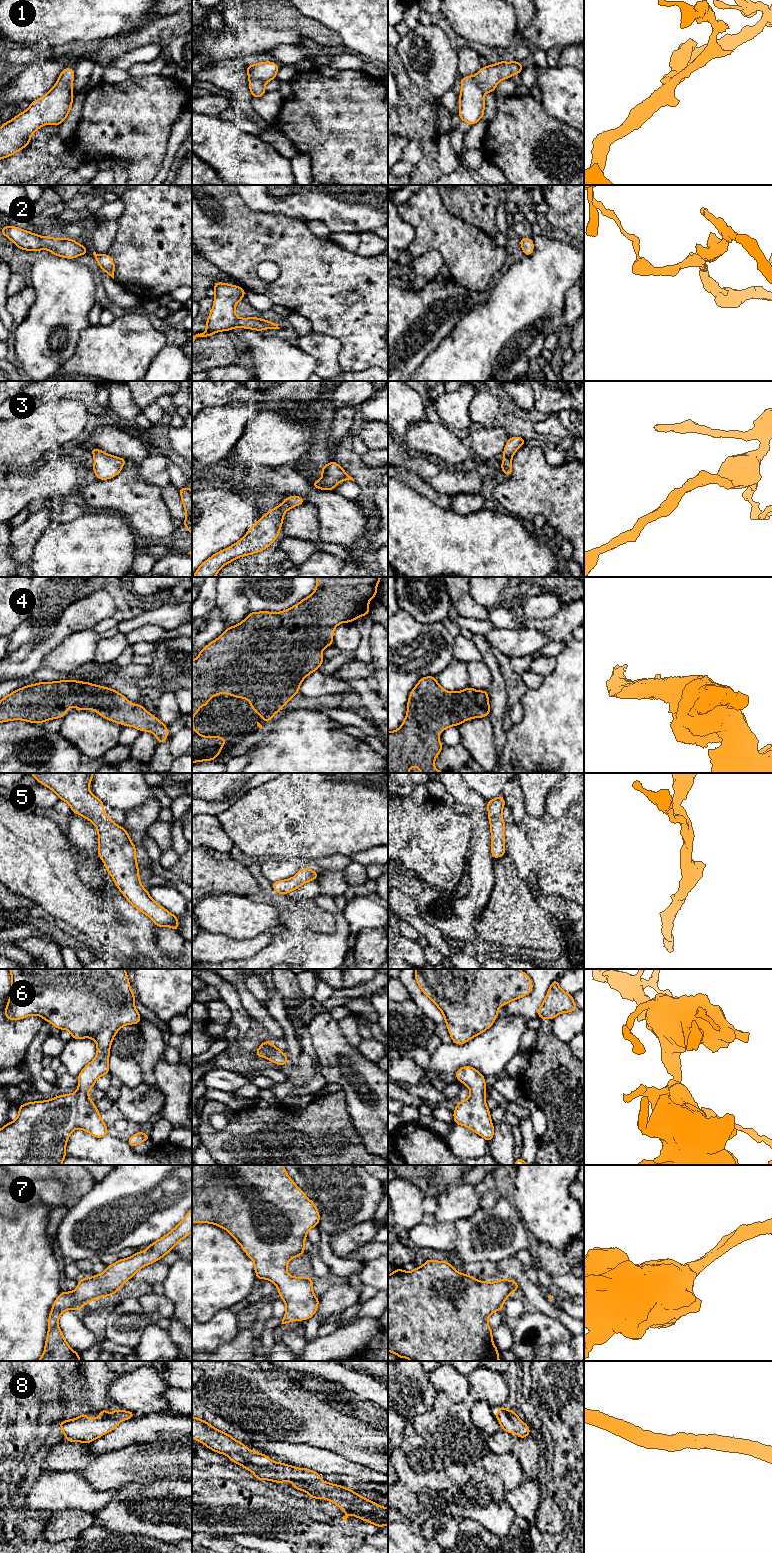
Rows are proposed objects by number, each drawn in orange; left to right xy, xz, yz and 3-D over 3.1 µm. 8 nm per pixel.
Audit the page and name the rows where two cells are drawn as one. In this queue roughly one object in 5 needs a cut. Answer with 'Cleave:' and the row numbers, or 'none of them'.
Cleave: none of them

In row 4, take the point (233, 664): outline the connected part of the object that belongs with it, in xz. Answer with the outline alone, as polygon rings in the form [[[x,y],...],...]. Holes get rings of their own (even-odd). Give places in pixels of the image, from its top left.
[[[317,577],[316,589],[313,593],[301,600],[298,604],[281,612],[250,612],[249,615],[238,625],[226,628],[225,632],[217,639],[210,642],[204,649],[199,651],[199,656],[192,660],[192,763],[201,761],[213,761],[219,756],[222,747],[226,743],[226,739],[219,736],[201,736],[193,726],[193,716],[199,712],[200,706],[209,706],[207,702],[210,698],[214,698],[216,694],[229,694],[236,698],[245,698],[249,700],[252,710],[256,710],[257,714],[263,718],[264,723],[273,719],[274,714],[283,710],[283,706],[291,700],[298,692],[301,682],[312,672],[319,670],[320,665],[324,661],[322,651],[327,646],[333,645],[334,628],[343,622],[353,622],[357,618],[368,615],[369,600],[377,596],[376,588],[380,583],[381,577]]]

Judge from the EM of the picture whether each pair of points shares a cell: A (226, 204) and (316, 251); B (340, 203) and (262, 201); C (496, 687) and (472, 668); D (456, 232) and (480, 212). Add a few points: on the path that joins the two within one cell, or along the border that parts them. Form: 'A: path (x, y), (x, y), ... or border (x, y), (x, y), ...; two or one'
A: path (248, 226), (259, 237), (278, 238), (294, 248); one
B: path (321, 201), (281, 201); one
C: border (482, 660), (491, 675), (491, 683), (487, 689); two
D: border (447, 210), (463, 221), (478, 227), (487, 235); two

